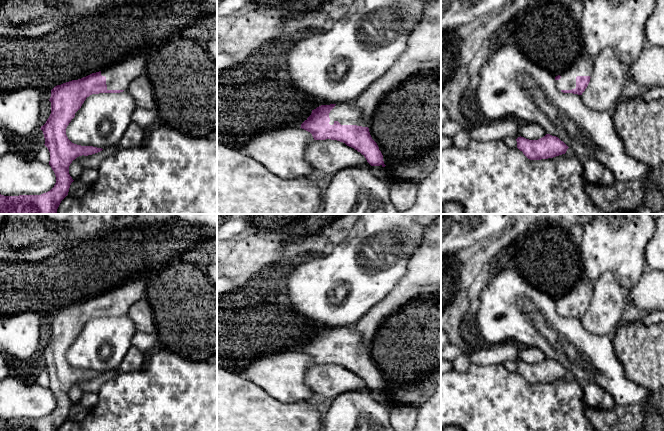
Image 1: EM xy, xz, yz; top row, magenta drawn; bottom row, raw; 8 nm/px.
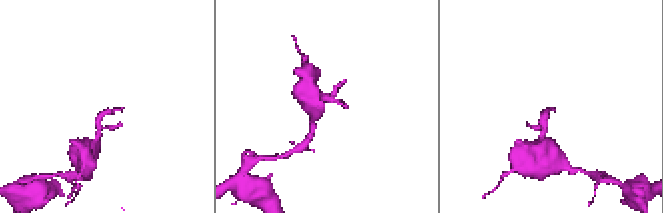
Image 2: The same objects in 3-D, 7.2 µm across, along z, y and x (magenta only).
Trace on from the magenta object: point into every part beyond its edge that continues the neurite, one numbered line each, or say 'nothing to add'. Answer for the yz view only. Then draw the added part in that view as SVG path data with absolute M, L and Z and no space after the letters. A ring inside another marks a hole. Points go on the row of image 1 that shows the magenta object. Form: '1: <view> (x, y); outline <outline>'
1: yz (584, 66); outline M583 55L567 71L560 74L561 78L556 80L558 90L572 90L576 88L577 76L592 76L593 59L589 55Z

